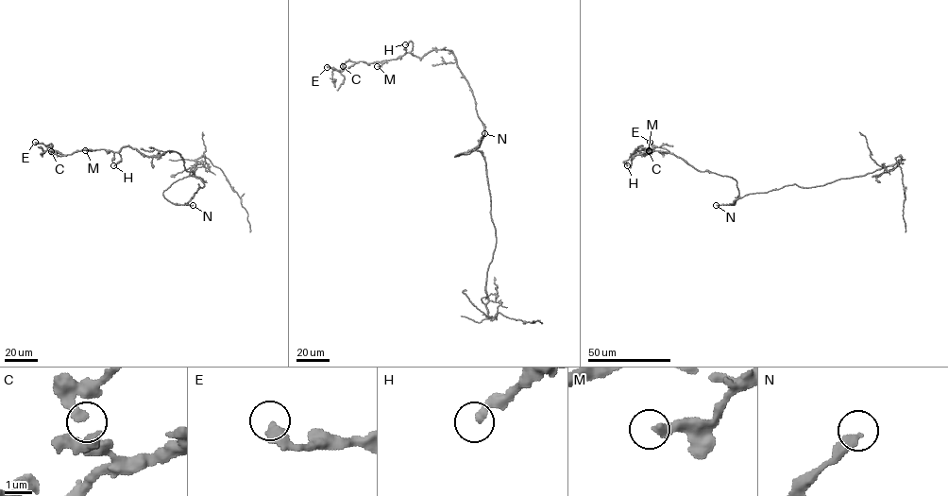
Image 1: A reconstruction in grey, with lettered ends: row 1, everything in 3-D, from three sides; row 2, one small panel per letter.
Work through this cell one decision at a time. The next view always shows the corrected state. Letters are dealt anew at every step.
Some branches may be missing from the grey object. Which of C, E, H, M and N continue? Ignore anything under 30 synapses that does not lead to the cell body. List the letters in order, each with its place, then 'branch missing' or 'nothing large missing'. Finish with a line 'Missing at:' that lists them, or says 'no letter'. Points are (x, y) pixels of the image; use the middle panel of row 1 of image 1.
C: place (343, 66); nothing large missing
E: place (327, 67); nothing large missing
H: place (405, 44); nothing large missing
M: place (377, 66); nothing large missing
N: place (484, 133); branch missing
Missing at: N

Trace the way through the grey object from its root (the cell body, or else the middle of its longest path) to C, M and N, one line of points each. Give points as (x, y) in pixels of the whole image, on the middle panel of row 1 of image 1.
C: (458, 154), (479, 146), (484, 128), (450, 51), (432, 49), (420, 58), (405, 52), (343, 66)
M: (458, 154), (479, 146), (484, 128), (455, 56), (448, 50), (432, 49), (420, 58), (405, 52), (377, 66)
N: (458, 154), (473, 149), (484, 133)

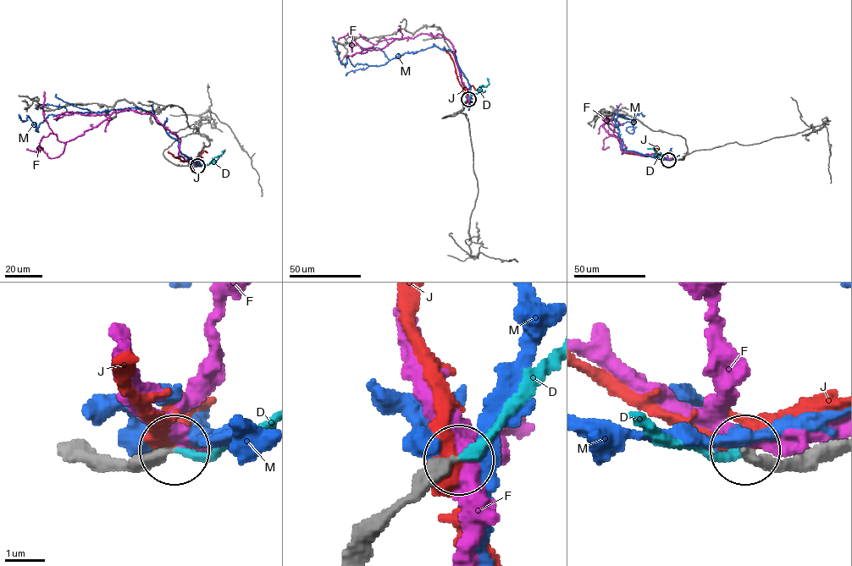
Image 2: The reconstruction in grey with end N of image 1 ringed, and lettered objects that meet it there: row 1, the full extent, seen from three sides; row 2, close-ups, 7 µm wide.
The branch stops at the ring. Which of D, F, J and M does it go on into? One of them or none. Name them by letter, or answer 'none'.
D

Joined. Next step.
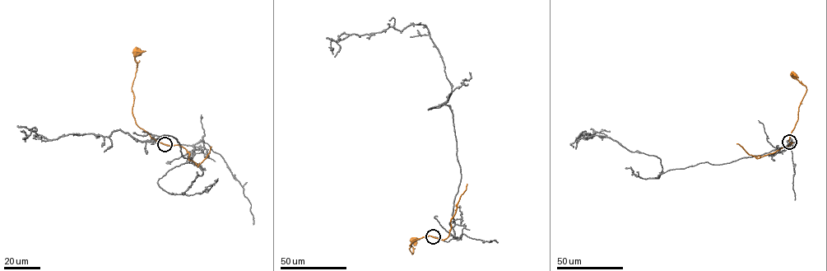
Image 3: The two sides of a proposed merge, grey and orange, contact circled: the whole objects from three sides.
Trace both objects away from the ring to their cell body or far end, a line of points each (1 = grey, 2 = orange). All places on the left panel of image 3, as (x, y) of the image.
1: (164, 144), (192, 145), (202, 170), (181, 193), (157, 183), (190, 159), (173, 137), (23, 131), (25, 142)
2: (164, 144), (141, 128), (132, 111), (134, 96), (132, 88), (137, 51)

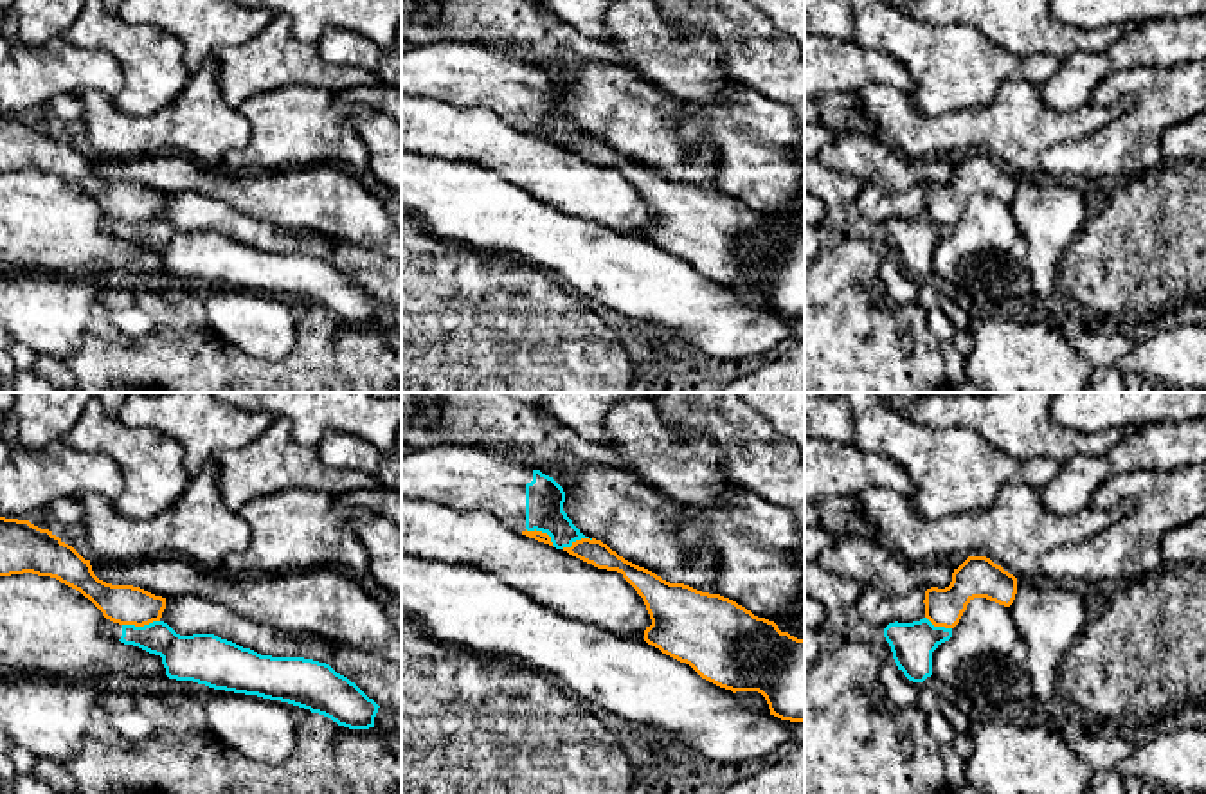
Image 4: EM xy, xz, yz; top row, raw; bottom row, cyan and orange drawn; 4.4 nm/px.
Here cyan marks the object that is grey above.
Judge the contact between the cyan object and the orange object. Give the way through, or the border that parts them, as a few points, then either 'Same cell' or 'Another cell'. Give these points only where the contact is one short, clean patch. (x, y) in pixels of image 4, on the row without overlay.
Boundary: xy (159, 216), (148, 222), (123, 222). Another cell

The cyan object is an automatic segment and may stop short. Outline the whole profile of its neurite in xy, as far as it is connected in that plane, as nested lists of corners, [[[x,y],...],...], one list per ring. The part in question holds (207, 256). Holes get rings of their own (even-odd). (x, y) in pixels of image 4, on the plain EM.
[[[104,216],[104,229],[160,252],[169,275],[288,299],[349,326],[374,324],[380,302],[326,259],[261,252],[214,230],[180,232],[164,218],[135,223]]]

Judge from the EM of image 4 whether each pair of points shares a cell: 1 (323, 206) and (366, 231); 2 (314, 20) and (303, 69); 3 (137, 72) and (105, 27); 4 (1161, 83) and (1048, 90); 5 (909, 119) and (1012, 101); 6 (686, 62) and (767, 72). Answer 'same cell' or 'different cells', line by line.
1: same cell
2: different cells
3: same cell
4: different cells
5: same cell
6: different cells

